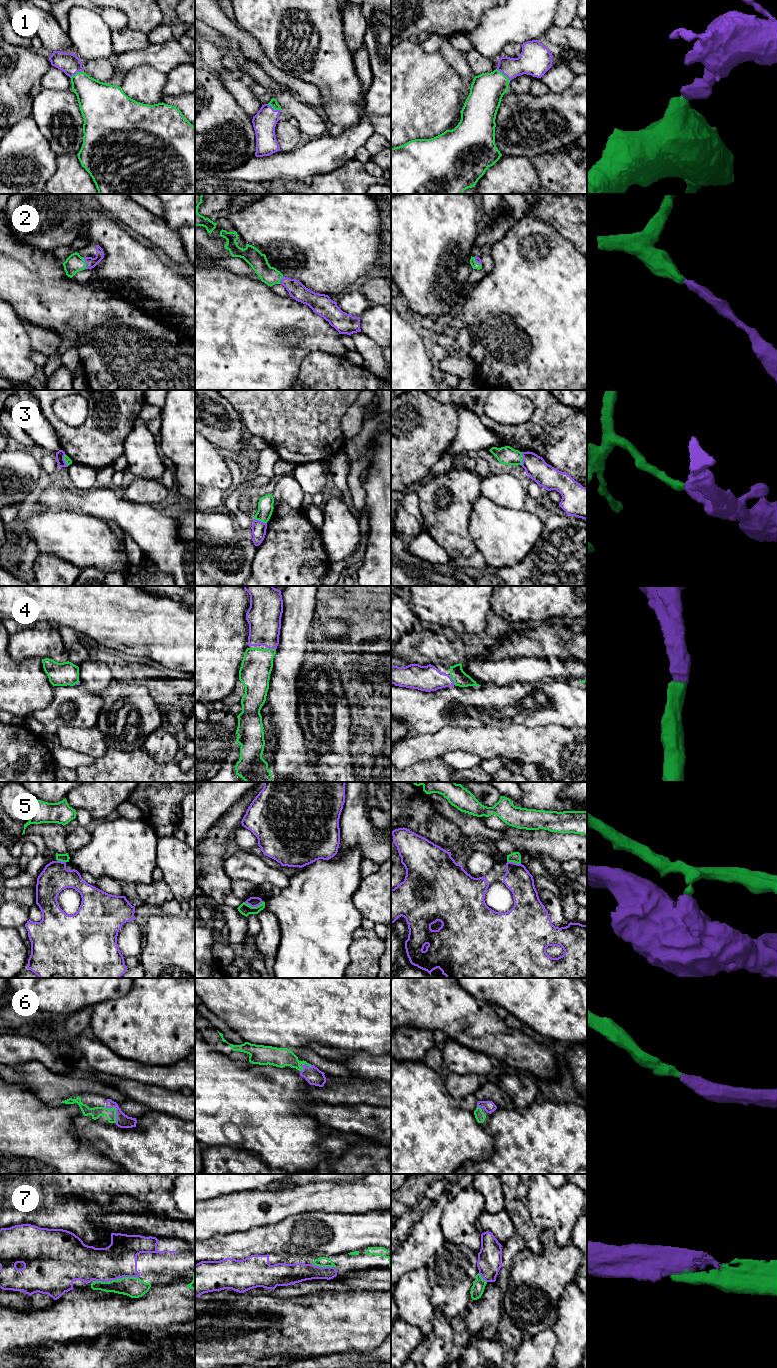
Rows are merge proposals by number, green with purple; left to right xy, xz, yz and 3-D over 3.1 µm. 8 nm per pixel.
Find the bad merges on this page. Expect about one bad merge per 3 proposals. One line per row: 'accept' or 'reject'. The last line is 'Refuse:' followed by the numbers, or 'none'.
1: accept
2: accept
3: reject
4: accept
5: reject
6: accept
7: accept
Refuse: 3, 5

